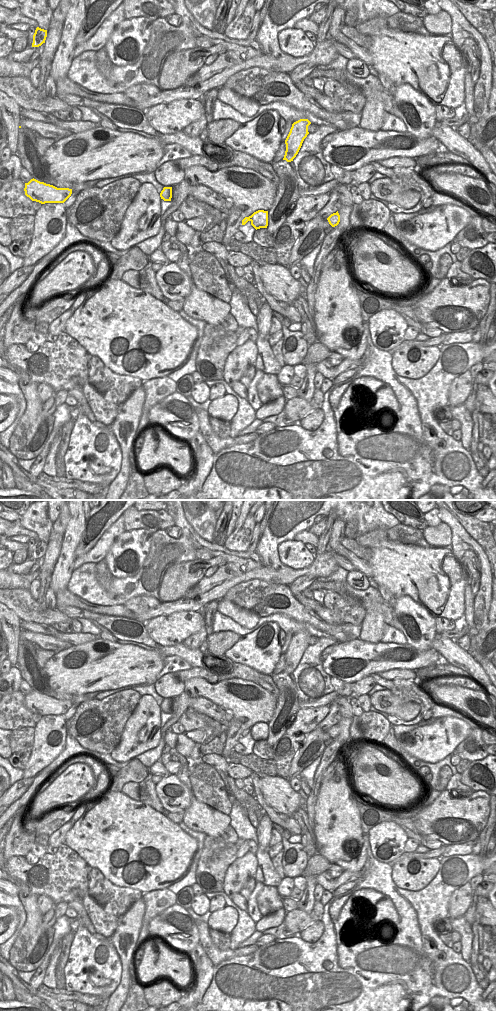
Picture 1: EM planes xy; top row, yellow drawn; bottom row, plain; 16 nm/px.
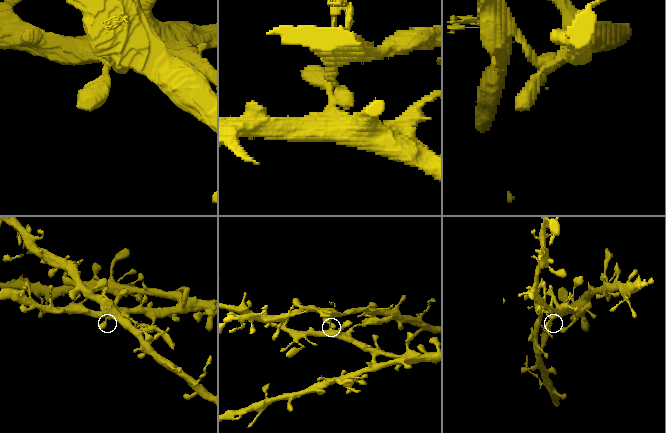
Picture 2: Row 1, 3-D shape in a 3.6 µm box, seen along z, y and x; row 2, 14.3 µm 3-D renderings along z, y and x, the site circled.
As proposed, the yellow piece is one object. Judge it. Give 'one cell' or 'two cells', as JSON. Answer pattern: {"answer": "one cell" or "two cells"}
{"answer": "two cells"}

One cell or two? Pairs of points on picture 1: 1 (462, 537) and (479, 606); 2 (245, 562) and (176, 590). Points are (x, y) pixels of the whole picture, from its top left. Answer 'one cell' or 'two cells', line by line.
1: one cell
2: two cells

